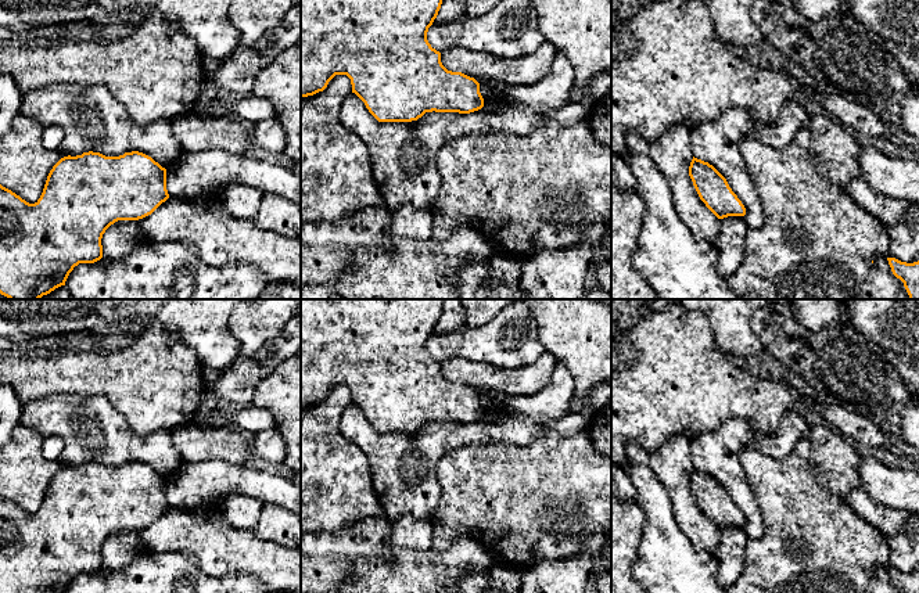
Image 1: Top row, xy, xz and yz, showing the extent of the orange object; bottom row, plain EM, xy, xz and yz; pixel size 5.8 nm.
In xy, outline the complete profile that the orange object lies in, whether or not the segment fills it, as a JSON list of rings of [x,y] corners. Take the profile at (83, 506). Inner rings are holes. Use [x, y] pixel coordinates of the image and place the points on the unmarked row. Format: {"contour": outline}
{"contour": [[[89,461],[61,468],[50,481],[43,503],[35,514],[0,495],[0,593],[65,593],[75,576],[94,574],[103,568],[101,549],[111,535],[118,531],[143,529],[168,508],[166,479],[139,461],[119,467]]]}

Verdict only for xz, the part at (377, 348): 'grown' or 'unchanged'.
unchanged

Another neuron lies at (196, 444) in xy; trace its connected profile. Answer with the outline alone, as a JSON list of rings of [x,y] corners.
[[[191,421],[173,430],[172,439],[183,460],[191,463],[223,460],[241,466],[252,454],[252,436],[236,427],[202,428]]]

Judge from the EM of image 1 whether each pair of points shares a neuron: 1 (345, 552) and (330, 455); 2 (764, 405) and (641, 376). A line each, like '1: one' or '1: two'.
1: two
2: one

